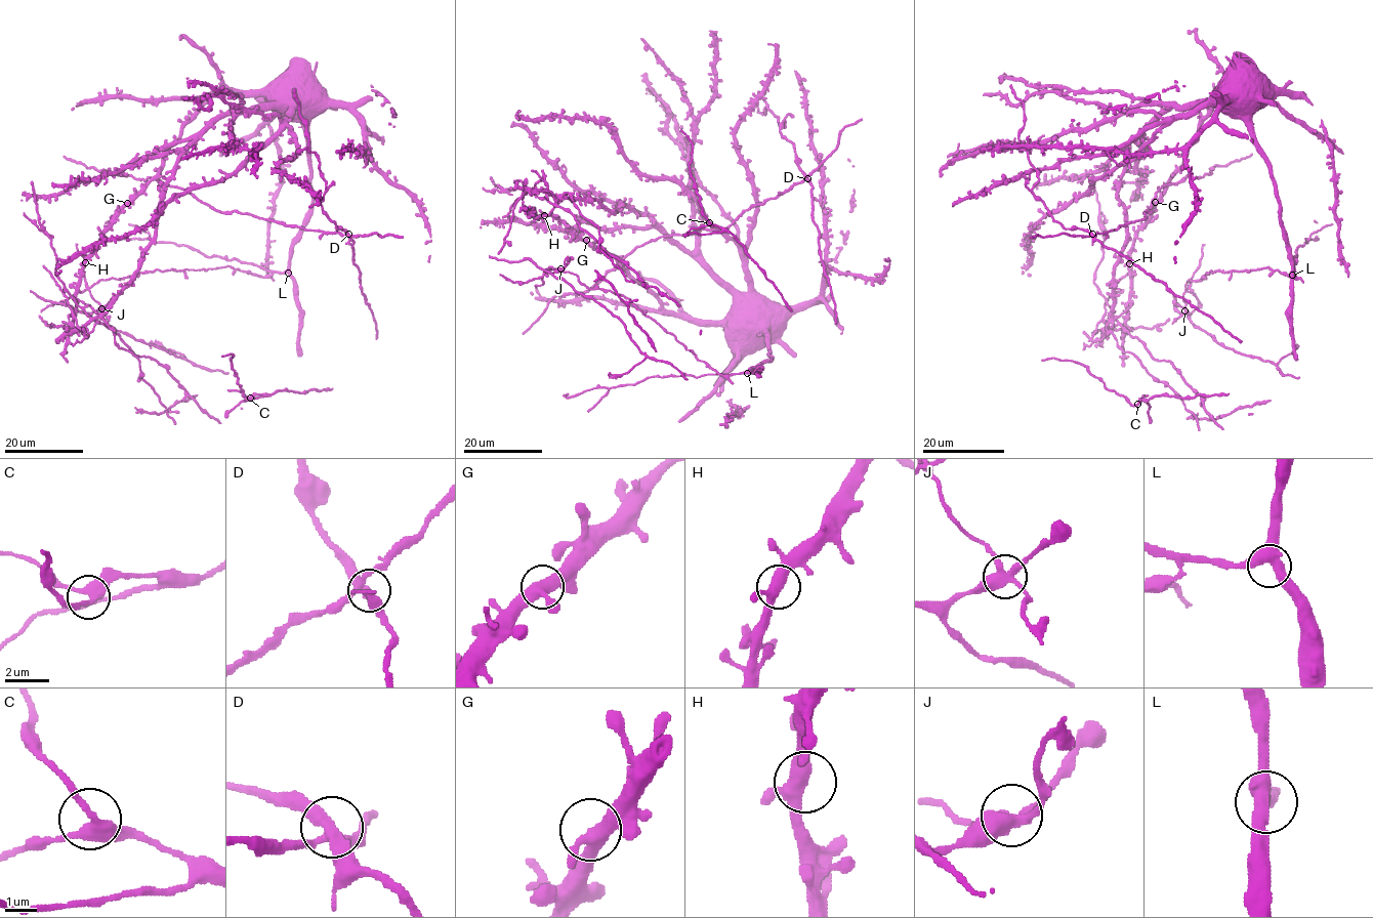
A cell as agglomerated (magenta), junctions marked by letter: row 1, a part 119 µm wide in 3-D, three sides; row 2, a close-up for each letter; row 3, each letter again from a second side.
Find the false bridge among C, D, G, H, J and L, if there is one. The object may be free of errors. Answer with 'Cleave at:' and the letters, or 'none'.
Cleave at: J

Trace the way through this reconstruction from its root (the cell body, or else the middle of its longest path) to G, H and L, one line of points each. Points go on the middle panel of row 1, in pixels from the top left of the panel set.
G: (781, 308), (758, 300), (743, 300), (722, 321), (690, 321), (667, 311), (614, 257), (596, 249), (586, 240)
H: (781, 308), (743, 300), (722, 321), (690, 321), (667, 311), (612, 256), (585, 242), (558, 218), (544, 215)
L: (781, 308), (767, 325), (771, 359), (747, 373)

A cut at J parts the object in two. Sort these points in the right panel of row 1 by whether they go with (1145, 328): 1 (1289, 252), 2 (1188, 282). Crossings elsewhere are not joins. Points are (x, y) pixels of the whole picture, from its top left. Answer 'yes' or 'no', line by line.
1: no
2: yes

